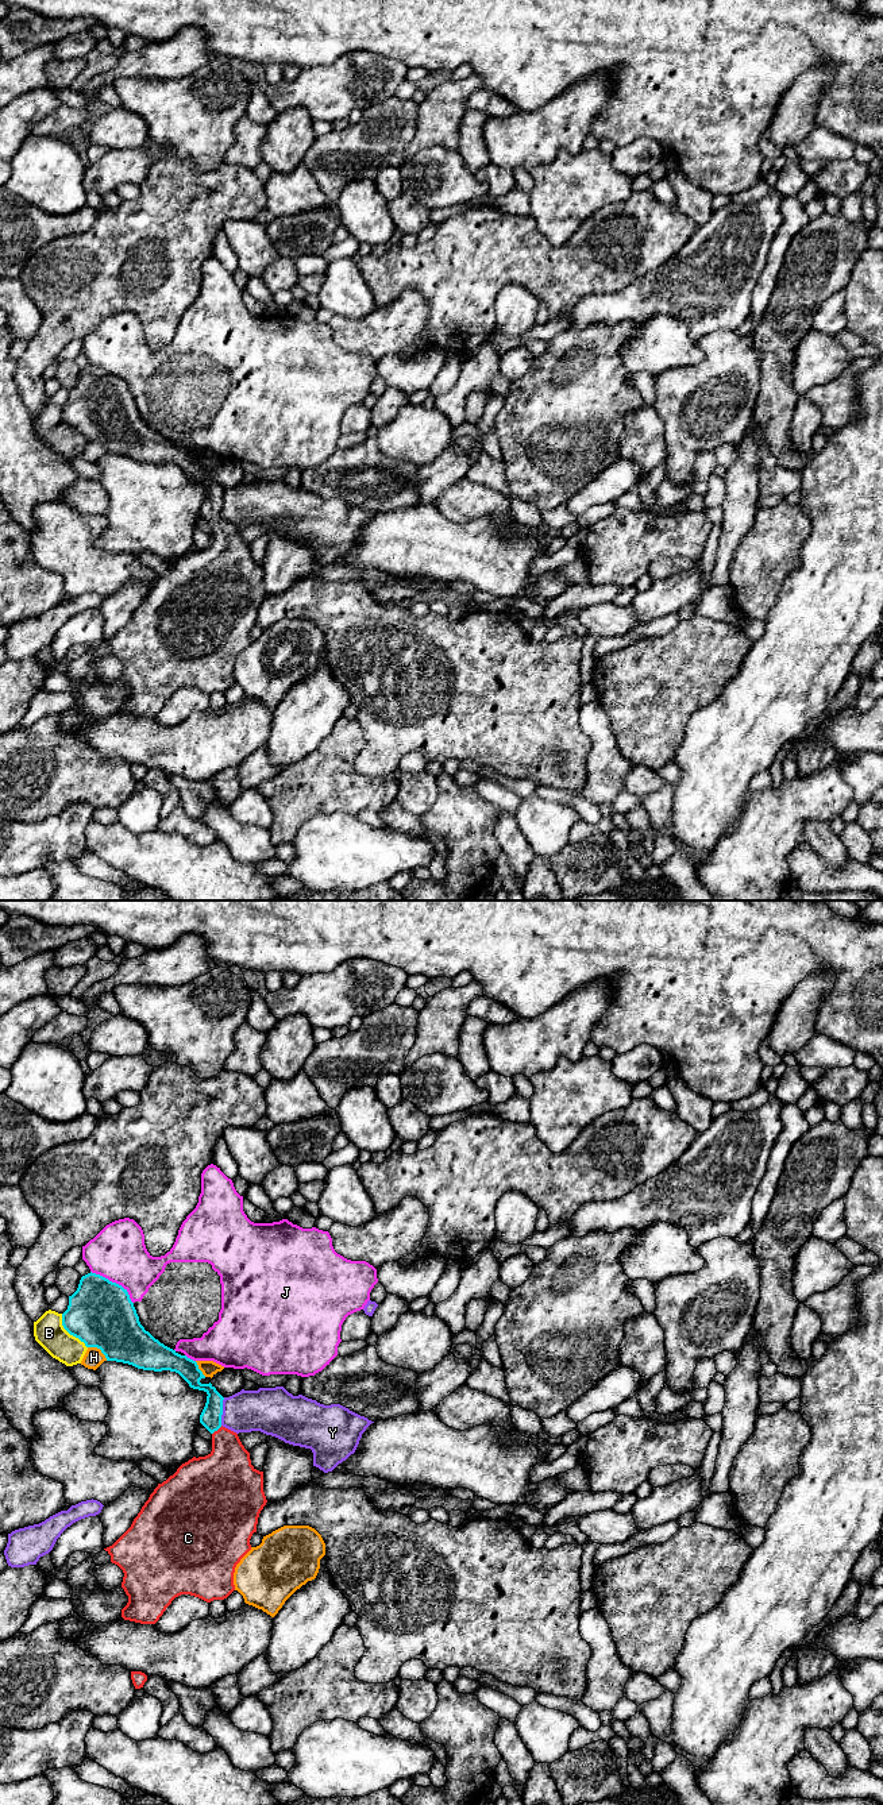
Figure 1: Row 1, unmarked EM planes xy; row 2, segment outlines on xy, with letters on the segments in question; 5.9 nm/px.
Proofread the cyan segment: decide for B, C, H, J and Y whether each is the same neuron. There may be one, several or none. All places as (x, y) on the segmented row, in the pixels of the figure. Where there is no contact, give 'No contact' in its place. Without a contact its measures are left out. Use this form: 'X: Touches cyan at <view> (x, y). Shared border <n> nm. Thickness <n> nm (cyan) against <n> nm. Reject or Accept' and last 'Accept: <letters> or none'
B: Touches cyan at xy (69, 1333). Shared border 260 nm. Thickness 400 nm (cyan) against 180 nm. Reject
C: Touches cyan at xy (216, 1430). Shared border 80 nm. Thickness 130 nm (cyan) against 300 nm. Accept
H: Touches cyan at xy (99, 1348). Shared border 150 nm. Thickness 400 nm (cyan) against 120 nm. Reject
J: Touches cyan at xy (115, 1283). Shared border 320 nm. Thickness 400 nm (cyan) against 320 nm. Reject
Y: Touches cyan at xy (222, 1411). Shared border 170 nm. Thickness 130 nm (cyan) against 260 nm. Reject
Accept: C

